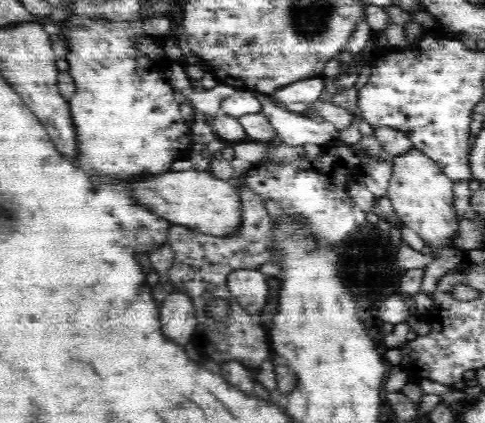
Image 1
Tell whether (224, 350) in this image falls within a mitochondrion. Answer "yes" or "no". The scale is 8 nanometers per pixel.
yes

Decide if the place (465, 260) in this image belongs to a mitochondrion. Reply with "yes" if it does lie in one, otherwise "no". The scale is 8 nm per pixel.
no

